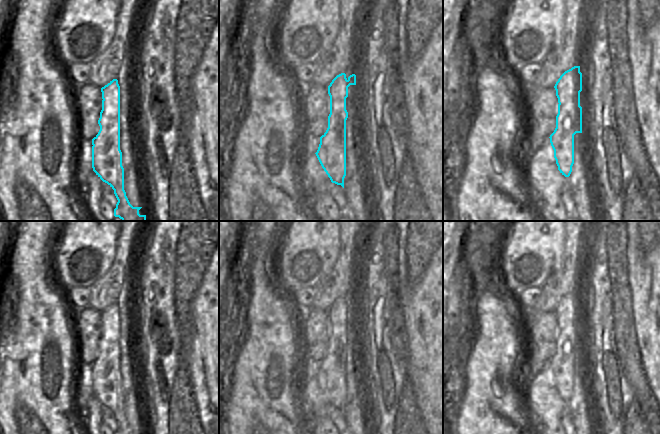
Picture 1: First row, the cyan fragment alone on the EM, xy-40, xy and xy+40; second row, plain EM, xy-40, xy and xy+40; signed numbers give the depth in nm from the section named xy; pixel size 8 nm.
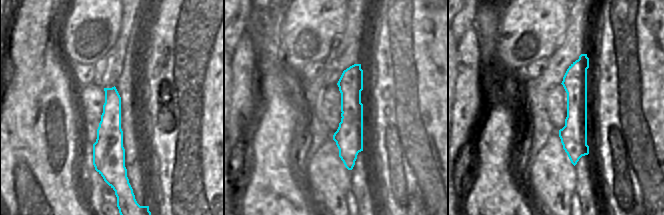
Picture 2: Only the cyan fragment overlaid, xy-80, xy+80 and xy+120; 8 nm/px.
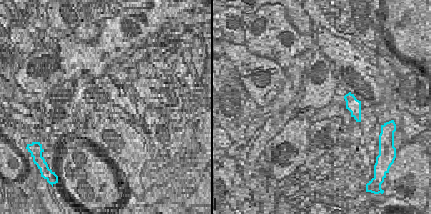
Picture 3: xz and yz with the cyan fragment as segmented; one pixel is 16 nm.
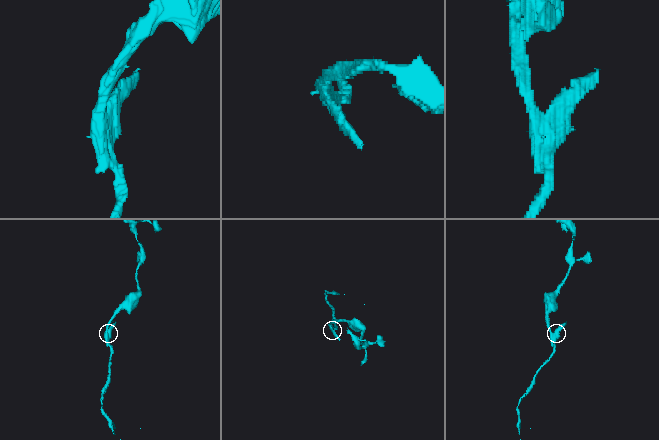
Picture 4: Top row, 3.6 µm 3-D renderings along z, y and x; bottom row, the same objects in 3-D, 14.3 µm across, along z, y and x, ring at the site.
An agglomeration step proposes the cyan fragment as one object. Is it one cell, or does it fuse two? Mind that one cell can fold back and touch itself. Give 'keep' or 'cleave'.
cleave

